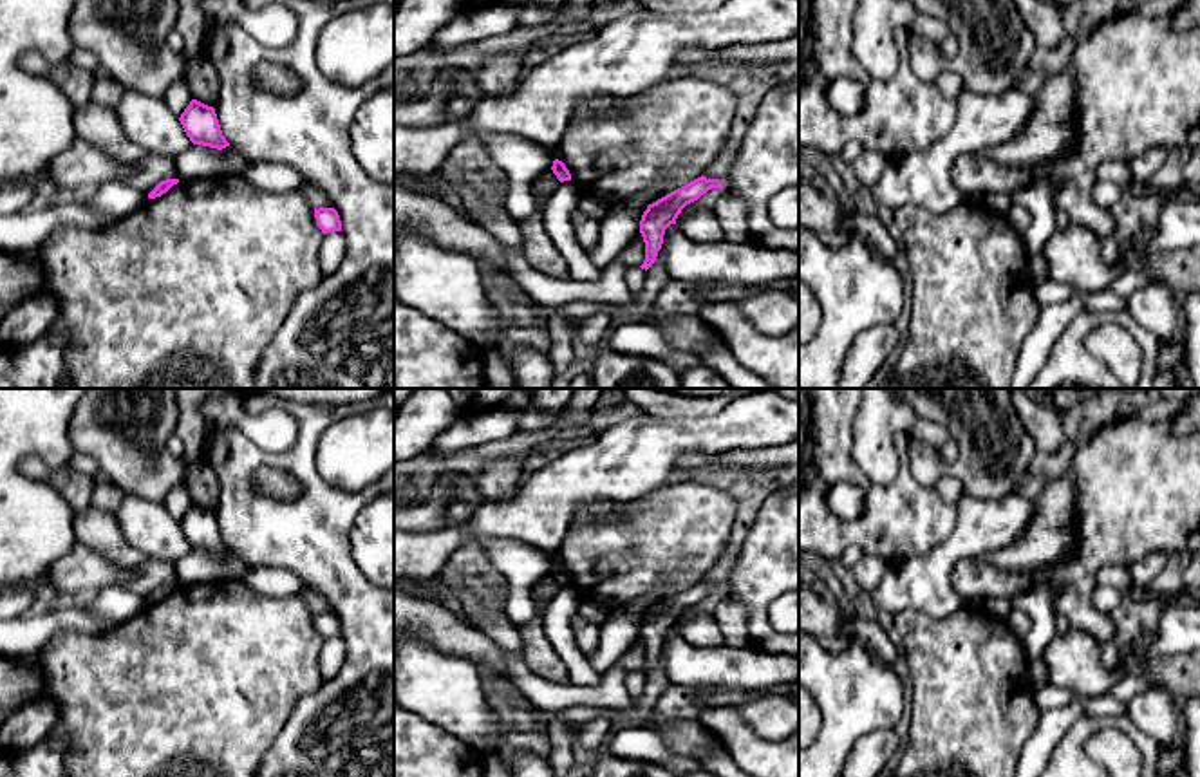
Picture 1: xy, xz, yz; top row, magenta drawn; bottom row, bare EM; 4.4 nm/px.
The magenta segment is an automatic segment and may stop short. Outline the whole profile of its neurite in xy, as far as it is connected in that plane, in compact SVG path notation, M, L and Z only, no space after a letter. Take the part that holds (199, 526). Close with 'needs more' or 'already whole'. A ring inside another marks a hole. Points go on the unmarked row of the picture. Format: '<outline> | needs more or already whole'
M192 504L181 519L179 526L193 549L202 549L217 555L230 551L222 540L213 511Z | already whole

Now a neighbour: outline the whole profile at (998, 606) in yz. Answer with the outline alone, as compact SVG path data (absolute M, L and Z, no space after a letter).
M992 596L992 598L985 600L983 609L999 620L1007 620L1008 614L1012 613L1010 600L1003 598L1003 596Z

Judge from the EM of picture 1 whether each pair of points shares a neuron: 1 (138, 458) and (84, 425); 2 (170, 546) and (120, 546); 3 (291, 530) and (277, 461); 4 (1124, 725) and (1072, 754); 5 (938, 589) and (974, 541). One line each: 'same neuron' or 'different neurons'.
1: same neuron
2: different neurons
3: same neuron
4: same neuron
5: same neuron

